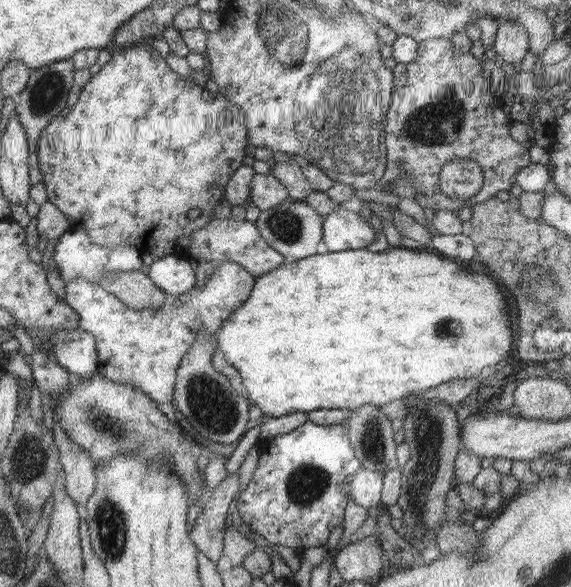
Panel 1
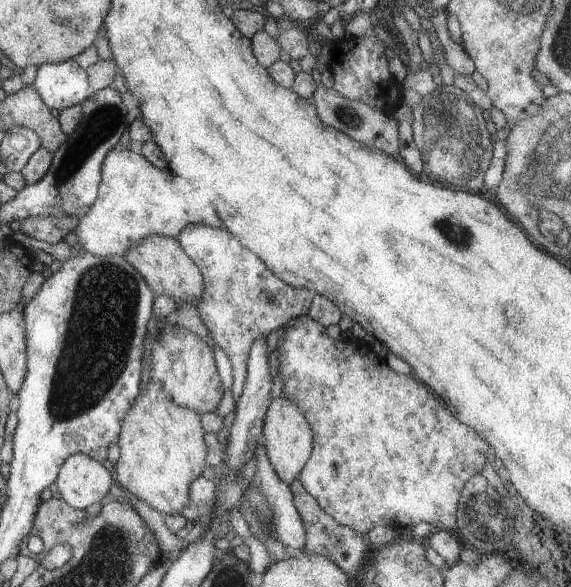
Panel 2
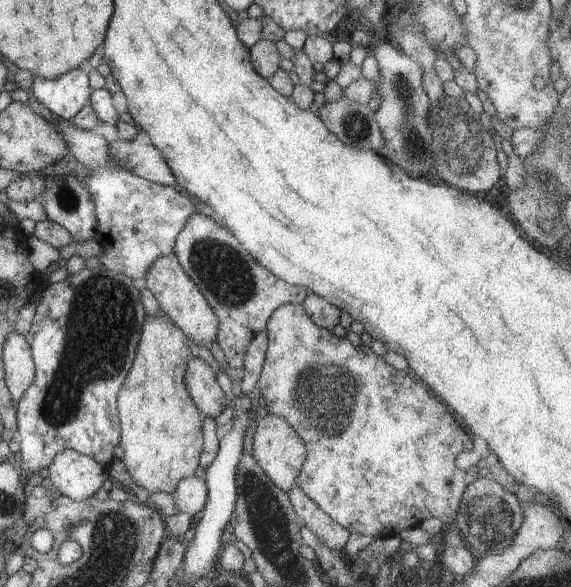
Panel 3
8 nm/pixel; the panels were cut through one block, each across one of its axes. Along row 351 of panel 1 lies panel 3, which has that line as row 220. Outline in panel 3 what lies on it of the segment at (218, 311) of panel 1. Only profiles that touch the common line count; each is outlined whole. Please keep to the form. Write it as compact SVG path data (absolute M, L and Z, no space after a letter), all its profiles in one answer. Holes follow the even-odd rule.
M60 118L48 122L66 141L69 154L90 170L86 188L94 201L98 241L102 246L102 252L97 256L100 264L128 278L146 279L150 266L160 256L170 256L174 252L180 230L188 218L197 212L194 200L190 195L182 194L178 188L162 186L124 170L110 156L108 141L94 131L80 130L72 126L70 120Z

